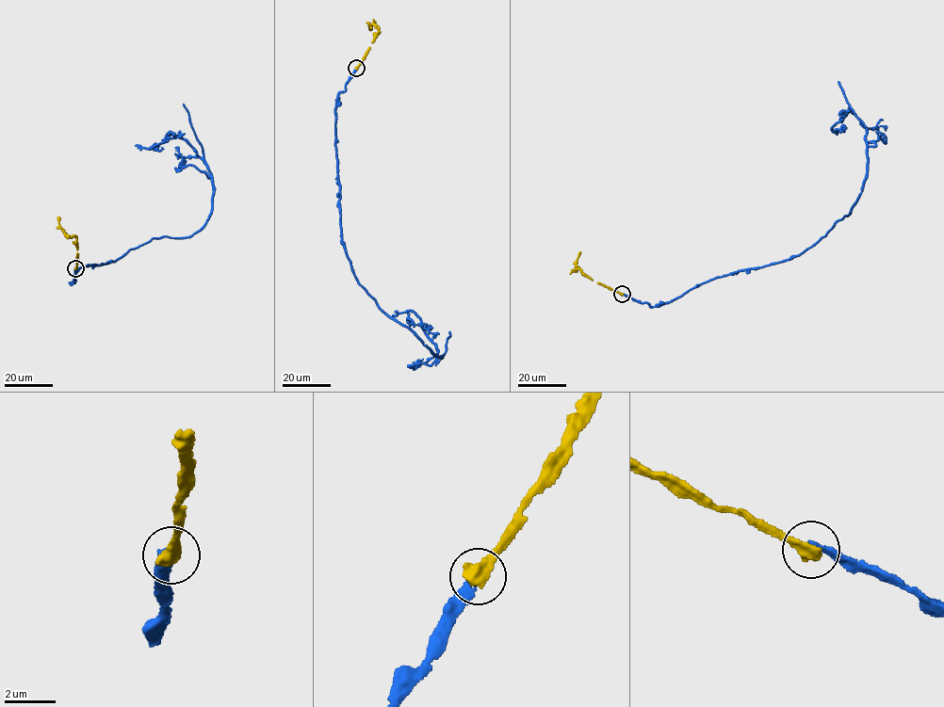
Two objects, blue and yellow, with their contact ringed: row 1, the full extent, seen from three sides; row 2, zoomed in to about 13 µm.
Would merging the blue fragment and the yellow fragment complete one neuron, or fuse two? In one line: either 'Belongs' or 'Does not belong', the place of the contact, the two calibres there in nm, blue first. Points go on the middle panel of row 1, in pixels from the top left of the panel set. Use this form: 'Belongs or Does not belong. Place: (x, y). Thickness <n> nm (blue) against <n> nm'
Does not belong. Place: (356, 68). Thickness 280 nm (blue) against 500 nm

